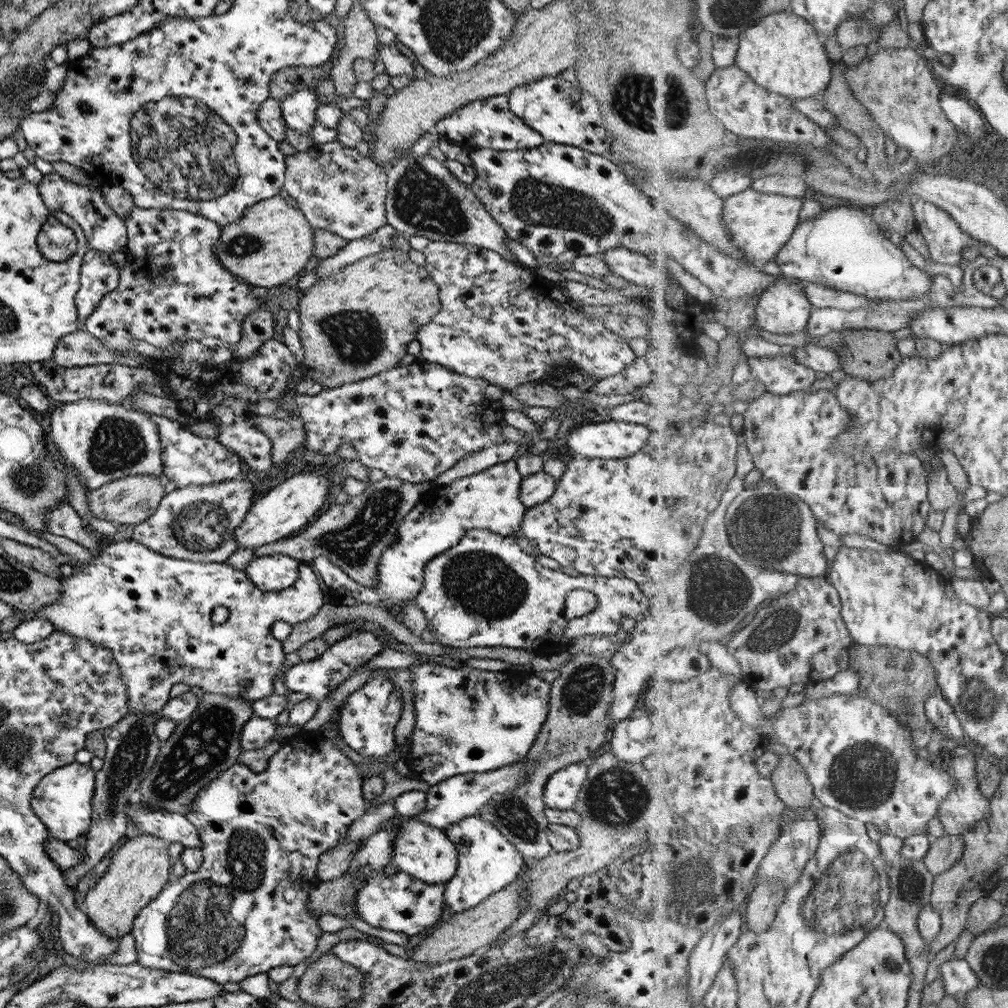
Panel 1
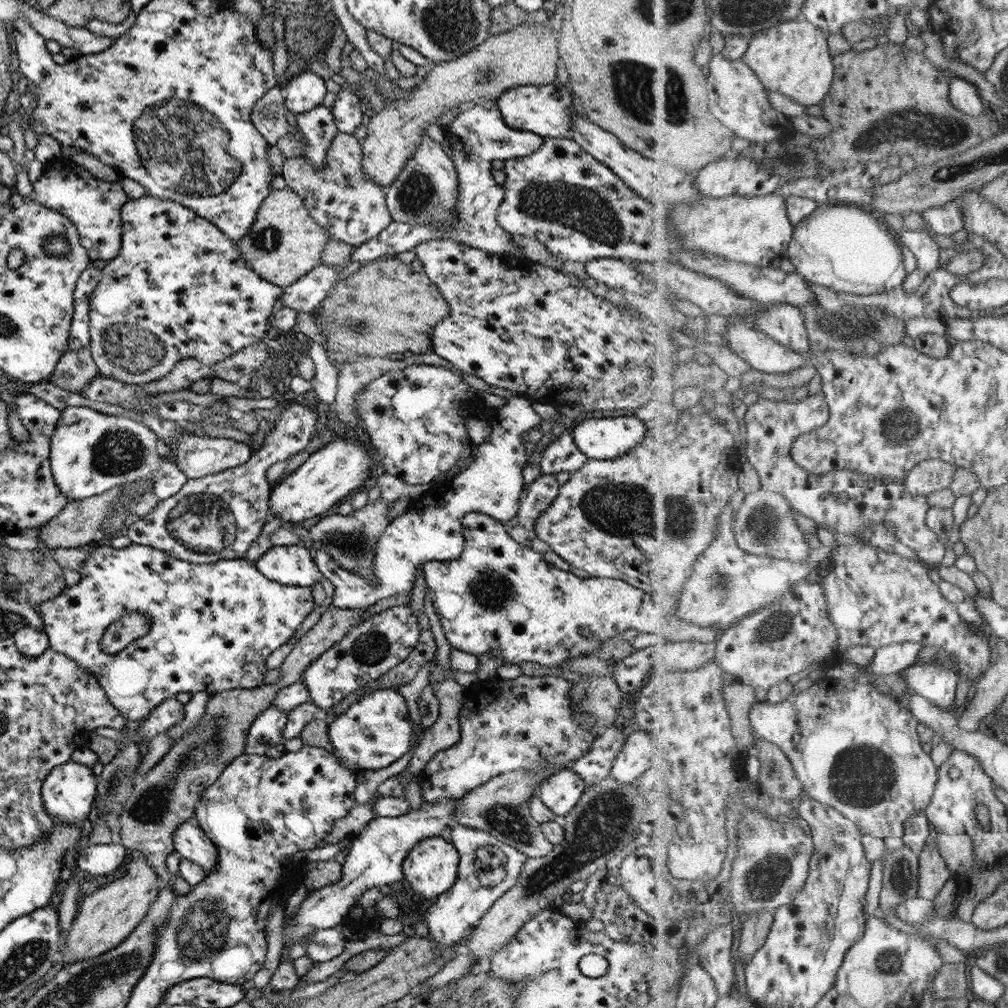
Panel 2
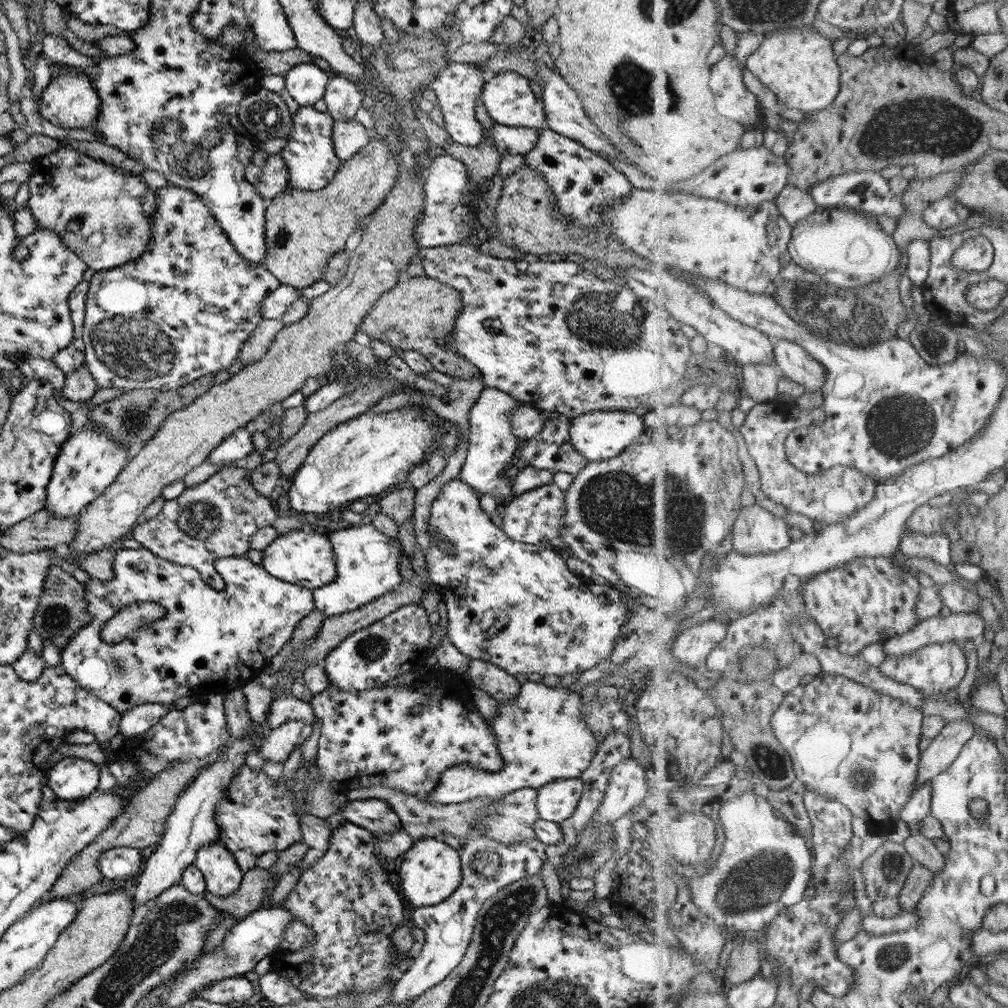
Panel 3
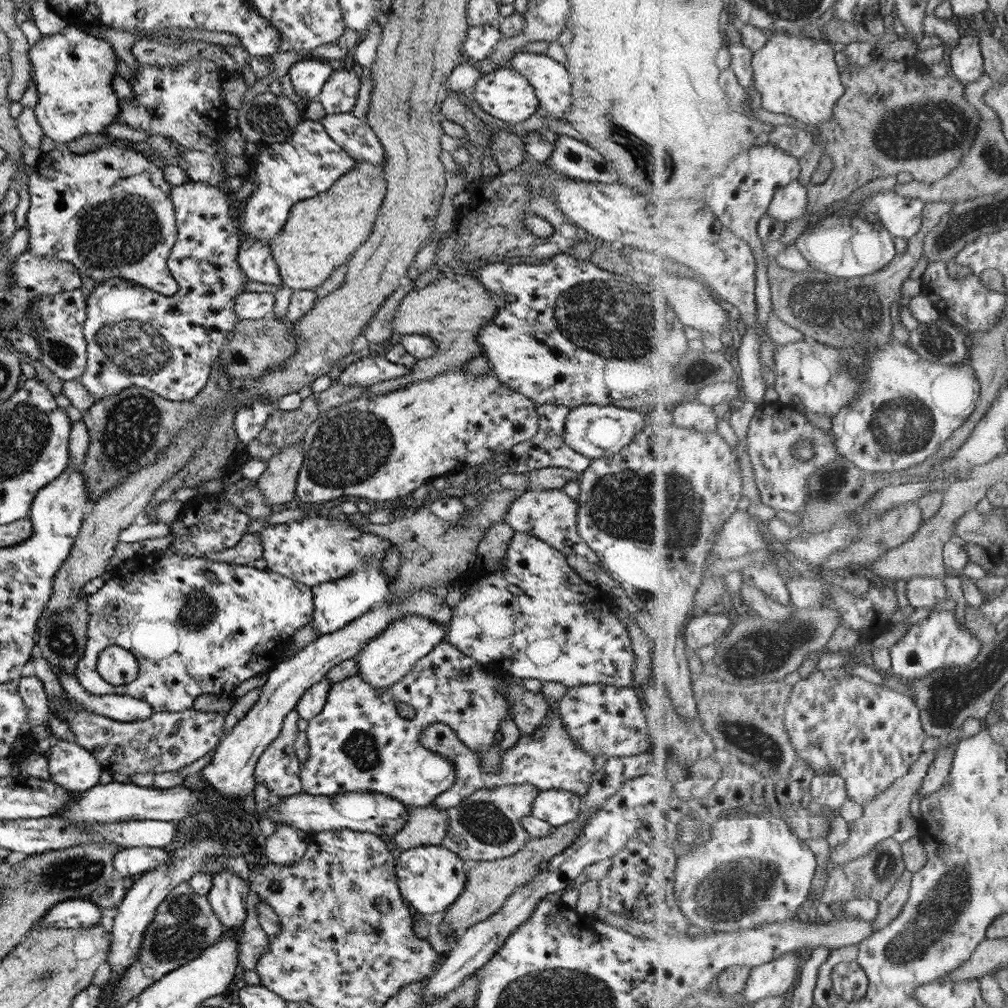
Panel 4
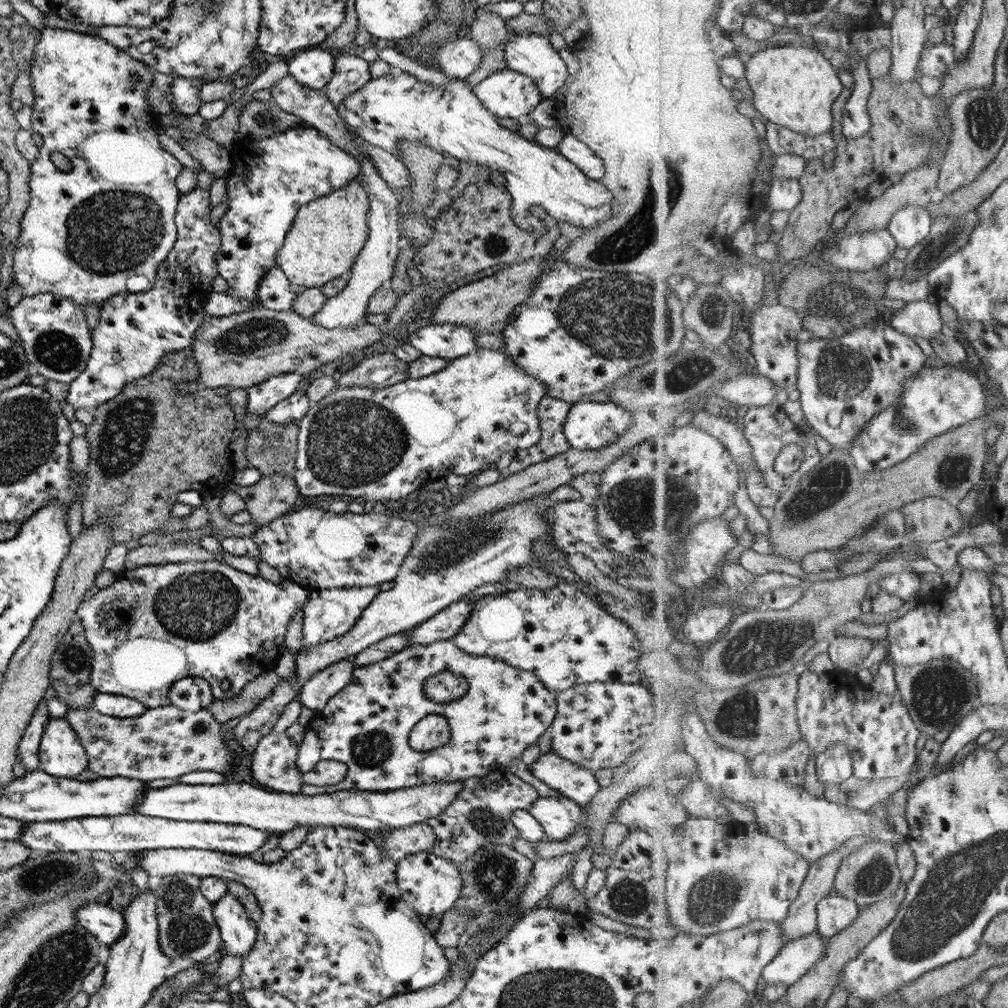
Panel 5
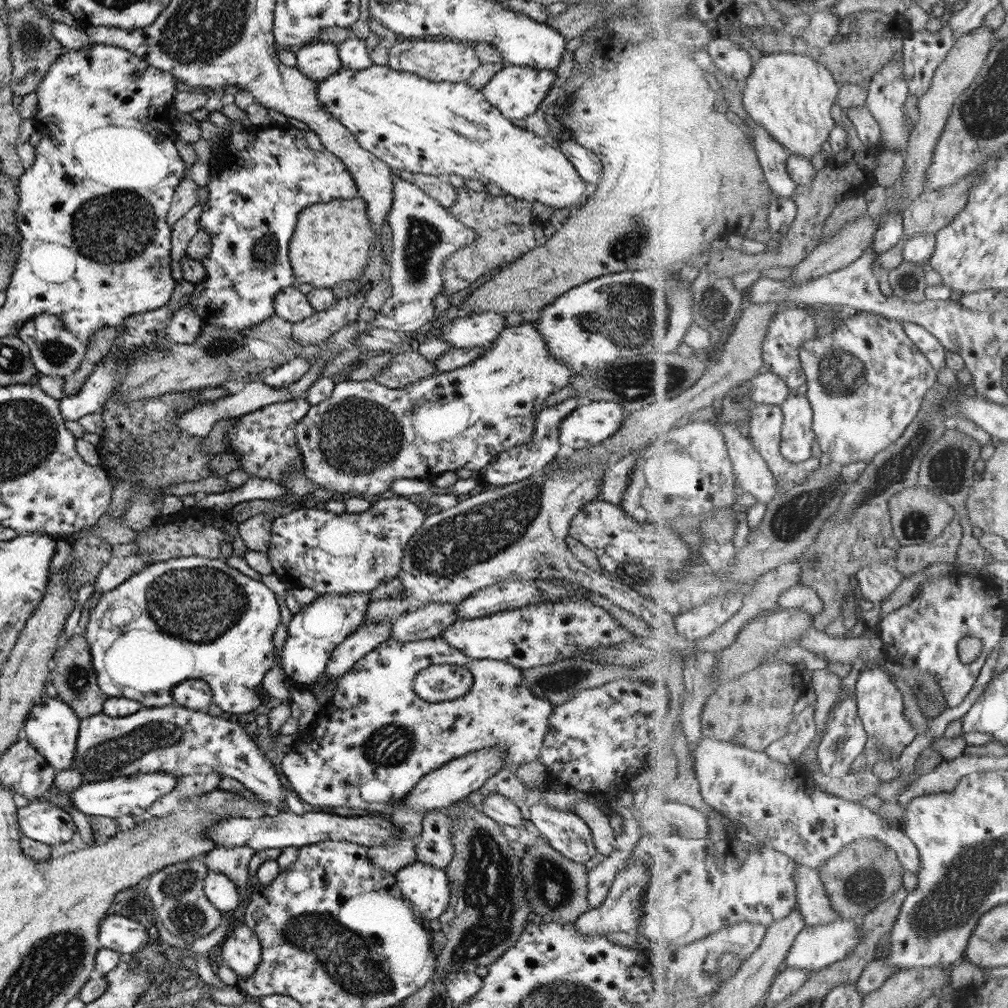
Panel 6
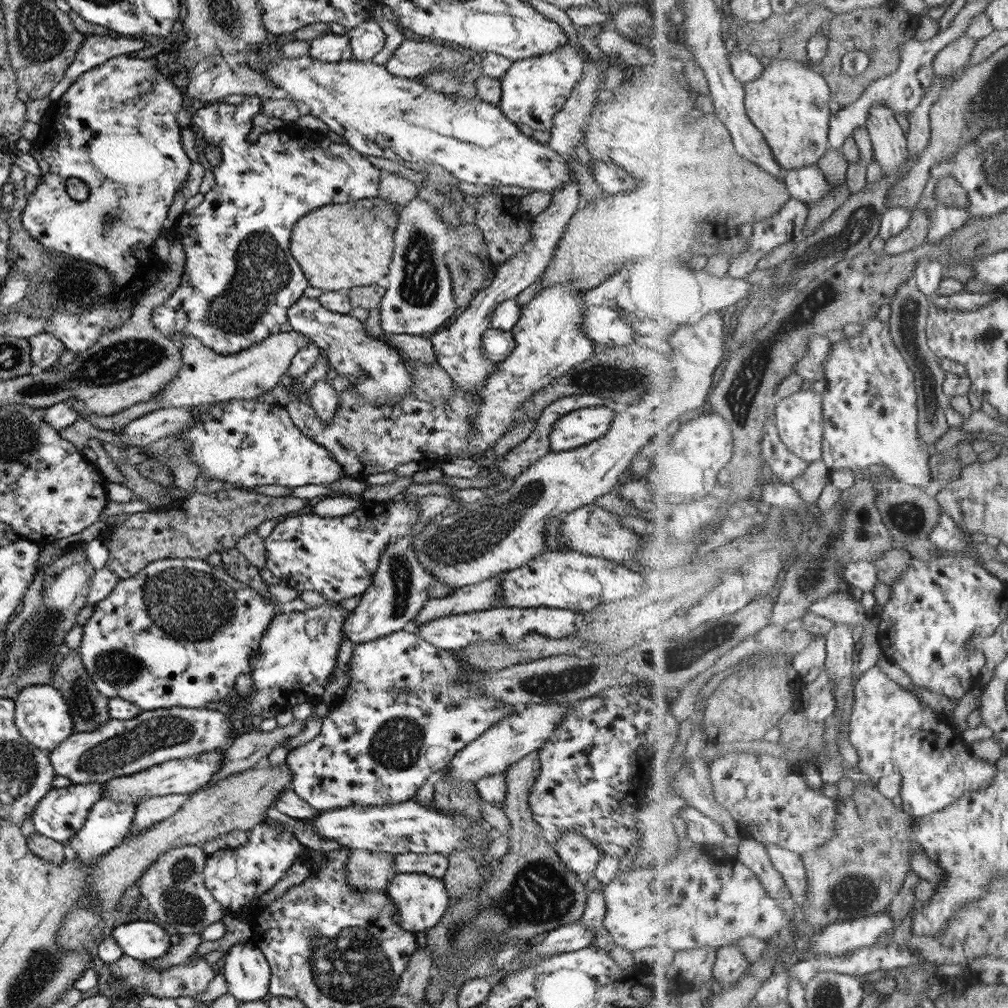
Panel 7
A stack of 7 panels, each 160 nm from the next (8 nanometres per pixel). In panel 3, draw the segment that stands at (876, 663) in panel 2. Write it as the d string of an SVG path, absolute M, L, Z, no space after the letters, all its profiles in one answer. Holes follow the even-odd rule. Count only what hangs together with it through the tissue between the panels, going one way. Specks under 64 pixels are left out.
M975 611L952 613L946 617L929 617L901 636L885 641L886 656L905 656L924 646L969 639L979 640L985 634L985 620Z

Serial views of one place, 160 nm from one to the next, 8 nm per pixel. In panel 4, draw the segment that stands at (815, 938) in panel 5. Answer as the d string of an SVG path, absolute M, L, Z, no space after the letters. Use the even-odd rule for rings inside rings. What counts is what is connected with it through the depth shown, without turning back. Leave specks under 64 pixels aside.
M794 951L787 952L775 962L755 967L742 992L744 998L753 1006L758 1000L770 996L783 996L789 988L792 988L795 976L799 975L797 962L800 964L799 954Z

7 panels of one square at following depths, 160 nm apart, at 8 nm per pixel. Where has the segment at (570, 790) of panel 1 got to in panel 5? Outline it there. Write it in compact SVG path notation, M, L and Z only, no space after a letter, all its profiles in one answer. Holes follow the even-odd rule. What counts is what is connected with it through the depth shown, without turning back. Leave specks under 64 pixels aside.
M561 795L537 797L526 810L541 825L546 840L559 842L581 822L580 805Z

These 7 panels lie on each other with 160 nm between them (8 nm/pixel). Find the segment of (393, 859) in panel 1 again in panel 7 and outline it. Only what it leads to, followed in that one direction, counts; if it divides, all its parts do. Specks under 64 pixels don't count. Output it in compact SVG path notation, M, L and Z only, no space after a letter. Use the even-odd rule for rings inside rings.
M419 873L395 874L387 883L385 896L395 906L397 926L414 935L432 928L442 918L449 901L441 878Z

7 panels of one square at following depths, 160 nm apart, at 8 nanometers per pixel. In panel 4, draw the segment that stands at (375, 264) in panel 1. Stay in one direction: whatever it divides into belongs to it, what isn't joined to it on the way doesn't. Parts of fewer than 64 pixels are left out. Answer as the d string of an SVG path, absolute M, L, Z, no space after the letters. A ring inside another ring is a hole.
M457 271L449 272L423 288L409 291L399 301L395 315L391 319L393 340L401 335L420 334L436 344L436 351L426 359L416 360L413 369L407 374L383 380L381 384L369 385L360 396L377 396L383 392L403 388L418 380L429 380L452 368L462 368L470 358L480 354L476 332L485 326L495 313L494 300L490 299L490 293L486 288L476 278ZM300 444L287 446L267 460L266 467L256 483L263 498L268 500L269 506L285 504L296 496L295 484L301 461L303 454Z

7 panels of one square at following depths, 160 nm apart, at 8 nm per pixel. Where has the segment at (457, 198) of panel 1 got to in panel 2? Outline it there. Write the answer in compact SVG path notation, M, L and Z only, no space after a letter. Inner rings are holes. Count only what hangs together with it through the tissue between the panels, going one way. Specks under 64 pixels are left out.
M422 132L417 150L405 161L403 168L385 188L384 203L391 221L407 224L432 224L446 226L456 206L458 182L456 168L447 150L439 147Z

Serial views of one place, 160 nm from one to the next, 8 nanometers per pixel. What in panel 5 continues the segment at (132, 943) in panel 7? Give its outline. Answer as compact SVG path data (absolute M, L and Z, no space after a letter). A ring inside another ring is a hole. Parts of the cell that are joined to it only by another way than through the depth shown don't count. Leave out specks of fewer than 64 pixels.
M101 902L81 906L75 911L75 919L77 919L77 925L81 925L99 944L105 944L105 946L119 940L125 928L122 912L112 910Z

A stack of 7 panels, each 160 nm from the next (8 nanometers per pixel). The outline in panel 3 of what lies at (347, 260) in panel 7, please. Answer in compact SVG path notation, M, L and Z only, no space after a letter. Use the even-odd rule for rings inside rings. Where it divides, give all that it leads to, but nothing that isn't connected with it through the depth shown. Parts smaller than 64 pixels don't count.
M371 134L365 146L361 147L351 158L342 161L333 178L316 191L287 189L280 191L272 199L266 201L264 216L265 254L262 266L271 273L280 284L293 288L311 286L321 280L326 262L337 252L343 250L345 240L360 224L370 216L388 192L394 186L396 177L401 171L396 154L379 138Z

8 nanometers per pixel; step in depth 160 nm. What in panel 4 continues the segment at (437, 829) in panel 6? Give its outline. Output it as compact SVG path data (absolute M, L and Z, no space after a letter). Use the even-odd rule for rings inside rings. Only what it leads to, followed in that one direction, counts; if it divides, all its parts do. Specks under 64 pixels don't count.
M513 784L480 788L468 798L446 809L448 825L440 842L464 862L492 861L506 856L513 857L529 837L520 820L531 810L532 800L539 792L531 784Z

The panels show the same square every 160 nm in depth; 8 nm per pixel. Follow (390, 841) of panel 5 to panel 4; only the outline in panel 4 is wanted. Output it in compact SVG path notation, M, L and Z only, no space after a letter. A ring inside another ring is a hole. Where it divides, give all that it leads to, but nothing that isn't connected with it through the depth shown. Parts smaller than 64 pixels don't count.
M427 805L426 807L407 807L403 828L396 832L393 842L402 848L439 845L446 835L448 816L446 809Z

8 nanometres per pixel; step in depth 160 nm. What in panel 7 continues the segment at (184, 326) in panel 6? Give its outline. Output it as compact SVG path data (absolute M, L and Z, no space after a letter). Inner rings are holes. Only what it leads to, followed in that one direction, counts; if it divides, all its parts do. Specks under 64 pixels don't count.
M279 331L245 350L221 356L205 347L194 336L183 333L178 336L178 340L182 342L182 347L179 348L182 365L176 375L150 399L156 400L157 410L189 408L193 405L209 405L219 401L251 399L260 402L260 398L267 391L280 384L281 376L286 374L294 354L310 343L310 340L300 332Z

